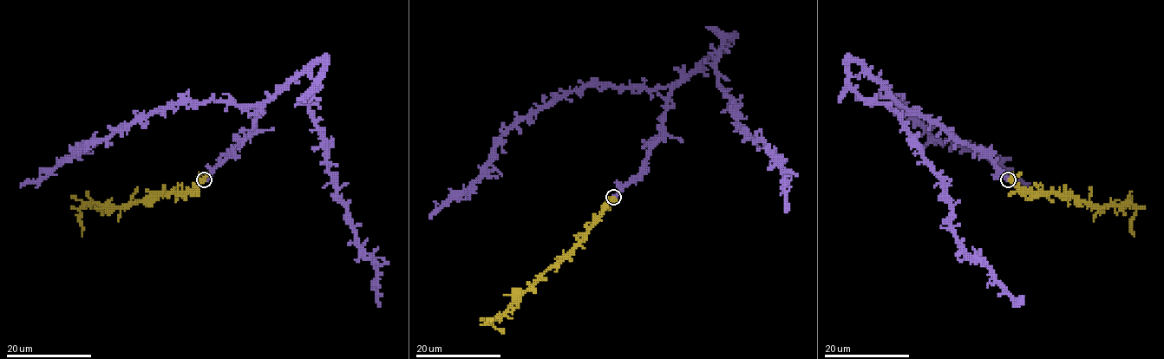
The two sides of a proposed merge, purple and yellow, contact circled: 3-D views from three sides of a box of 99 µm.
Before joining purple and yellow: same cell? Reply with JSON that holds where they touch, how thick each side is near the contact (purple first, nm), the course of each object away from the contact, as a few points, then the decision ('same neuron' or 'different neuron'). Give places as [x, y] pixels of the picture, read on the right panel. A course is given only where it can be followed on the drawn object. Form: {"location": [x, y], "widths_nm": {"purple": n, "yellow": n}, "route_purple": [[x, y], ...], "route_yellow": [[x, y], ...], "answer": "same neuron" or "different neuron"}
{"location": [1008, 179], "widths_nm": {"purple": 440, "yellow": 360}, "route_purple": [[1008, 179], [981, 152], [912, 114], [848, 61], [848, 83], [897, 114], [940, 179], [956, 242], [1023, 304]], "route_yellow": [[1008, 179], [1027, 190], [1068, 194], [1098, 206], [1130, 204], [1135, 210], [1131, 219], [1131, 233], [1134, 237]], "answer": "same neuron"}

